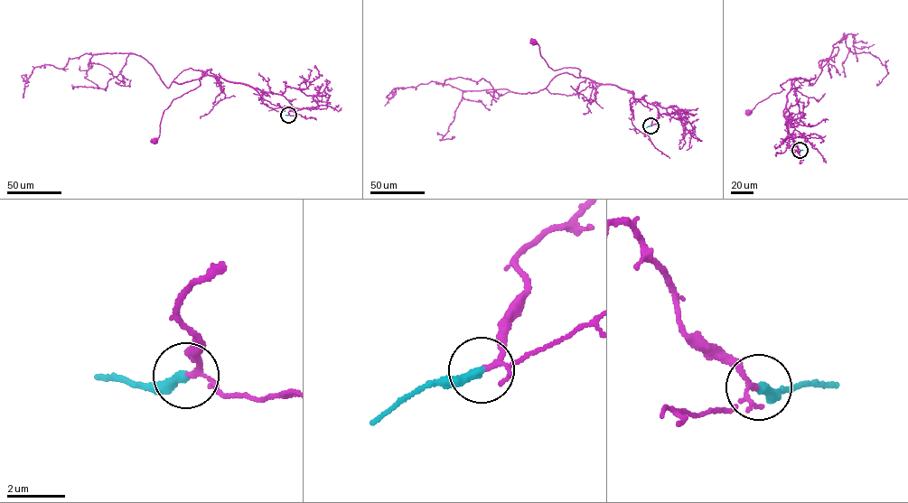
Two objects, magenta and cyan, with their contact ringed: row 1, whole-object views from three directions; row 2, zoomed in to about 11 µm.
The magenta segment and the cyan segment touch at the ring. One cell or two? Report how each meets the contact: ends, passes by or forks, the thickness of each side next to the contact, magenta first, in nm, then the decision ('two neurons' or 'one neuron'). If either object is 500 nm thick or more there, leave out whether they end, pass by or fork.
magenta forks | cyan ends | 110/320 nm | one neuron

